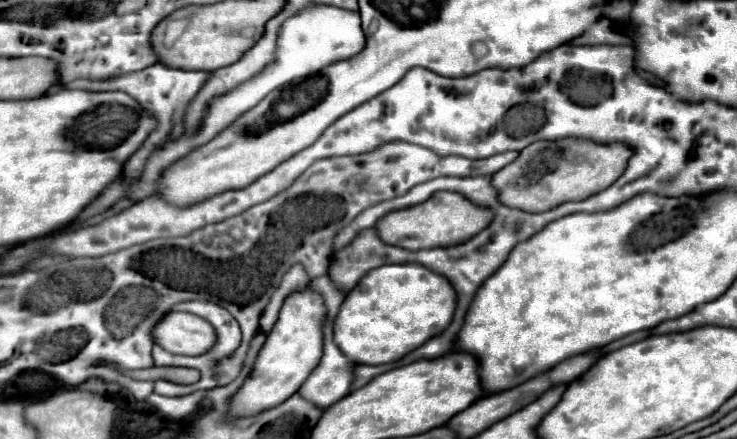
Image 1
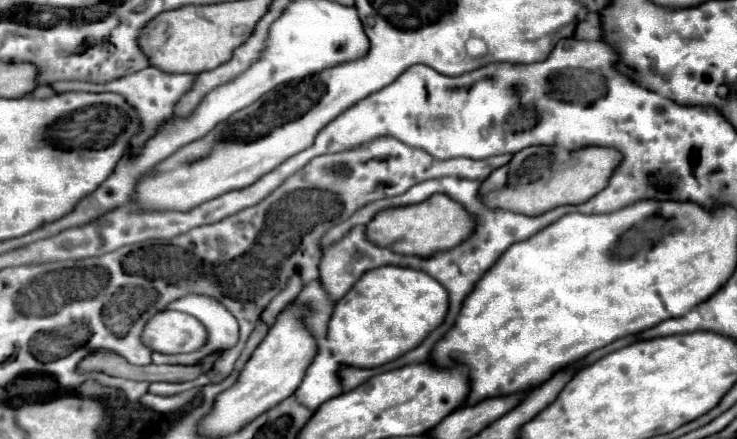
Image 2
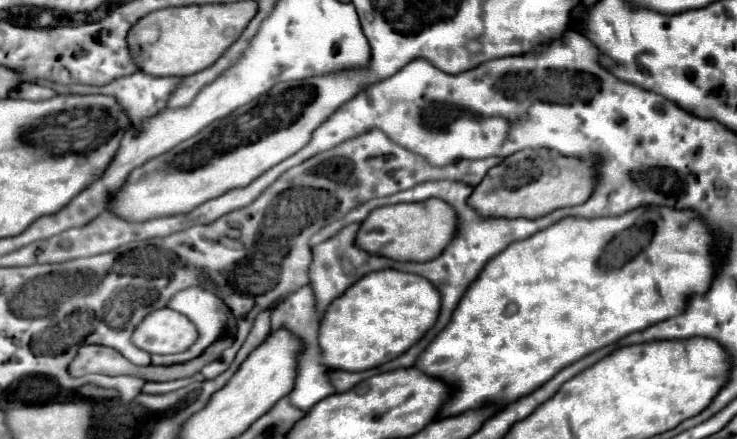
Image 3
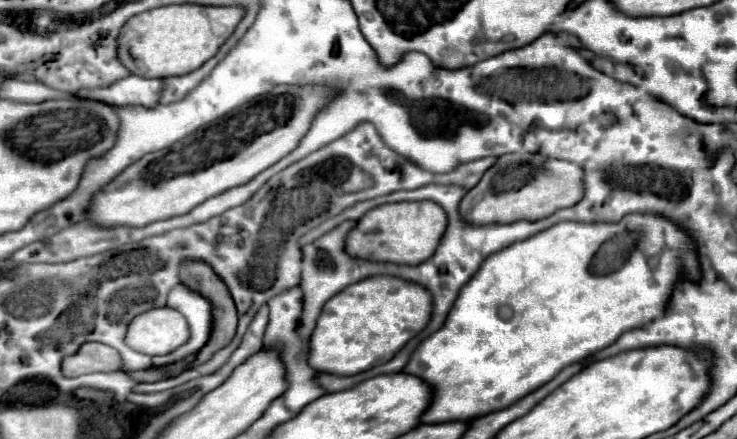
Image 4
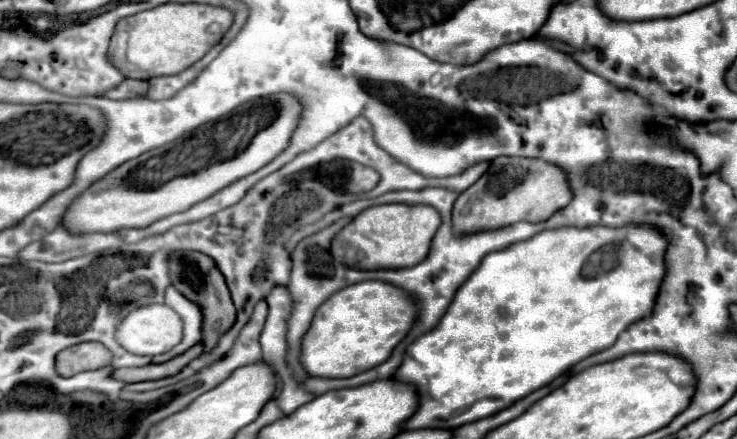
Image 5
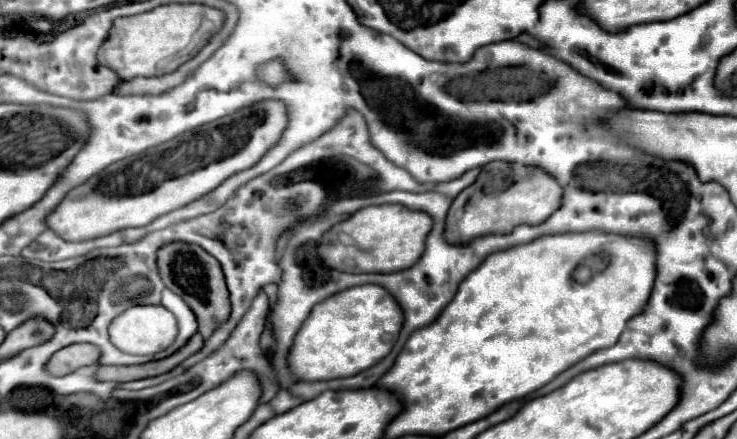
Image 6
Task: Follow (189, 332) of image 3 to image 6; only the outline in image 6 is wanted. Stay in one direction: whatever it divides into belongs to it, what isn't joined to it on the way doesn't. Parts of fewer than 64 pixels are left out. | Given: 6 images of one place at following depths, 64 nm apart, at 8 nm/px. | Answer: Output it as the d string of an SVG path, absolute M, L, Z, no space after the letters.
M132 306L110 324L110 340L126 354L156 354L174 344L178 334L176 316L164 306Z

